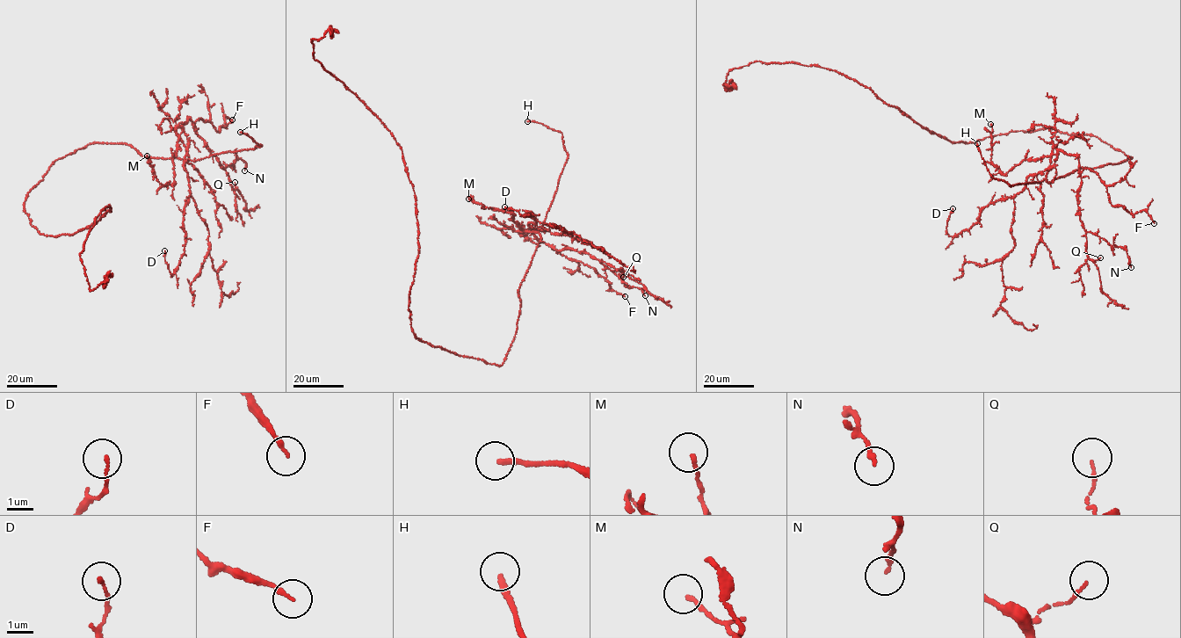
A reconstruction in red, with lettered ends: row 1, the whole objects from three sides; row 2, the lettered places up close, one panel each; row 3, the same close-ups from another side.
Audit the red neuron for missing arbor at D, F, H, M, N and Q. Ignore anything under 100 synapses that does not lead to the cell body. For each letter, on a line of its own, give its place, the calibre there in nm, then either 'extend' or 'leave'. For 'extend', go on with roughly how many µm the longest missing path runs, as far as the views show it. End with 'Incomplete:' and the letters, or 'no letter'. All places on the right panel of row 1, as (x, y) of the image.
D: (952, 208) | 120 nm | leave
F: (1154, 223) | 170 nm | leave
H: (977, 143) | 200 nm | extend | 10 µm
M: (990, 124) | 130 nm | leave
N: (1131, 267) | 160 nm | leave
Q: (1100, 257) | 110 nm | leave
Incomplete: H

